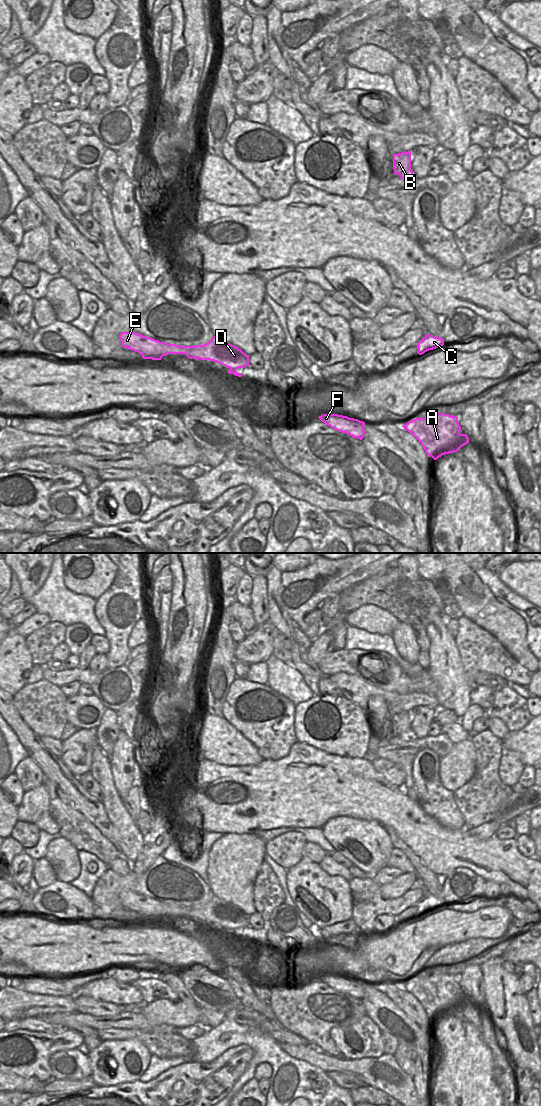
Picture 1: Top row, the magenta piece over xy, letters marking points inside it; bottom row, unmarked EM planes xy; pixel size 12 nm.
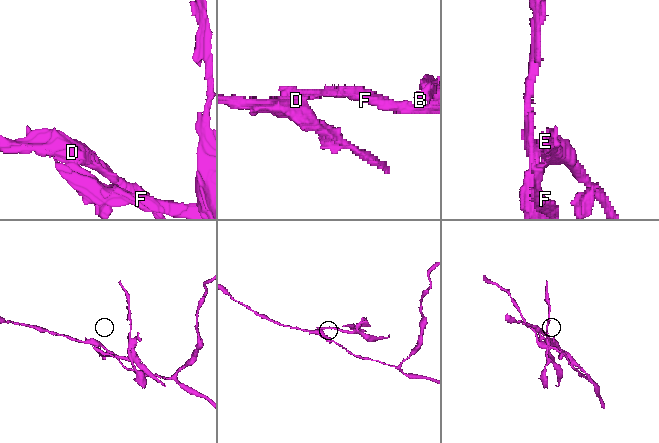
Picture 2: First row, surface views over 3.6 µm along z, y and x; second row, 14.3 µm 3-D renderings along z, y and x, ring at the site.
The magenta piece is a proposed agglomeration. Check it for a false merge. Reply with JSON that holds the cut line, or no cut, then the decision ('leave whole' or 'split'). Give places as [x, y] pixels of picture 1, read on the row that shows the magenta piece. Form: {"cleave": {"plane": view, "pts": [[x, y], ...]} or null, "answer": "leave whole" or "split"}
{"cleave": {"plane": "xy", "pts": [[237, 367], [230, 369]]}, "answer": "split"}

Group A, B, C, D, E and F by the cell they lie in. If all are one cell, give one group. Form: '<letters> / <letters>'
A B C F / D E

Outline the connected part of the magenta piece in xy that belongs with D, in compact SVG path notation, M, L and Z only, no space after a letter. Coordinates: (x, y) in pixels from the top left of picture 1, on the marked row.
M122 332L119 339L124 348L138 352L143 359L161 360L168 354L185 354L189 359L210 360L230 369L249 366L246 353L216 336L208 343L196 346L168 344L136 332Z

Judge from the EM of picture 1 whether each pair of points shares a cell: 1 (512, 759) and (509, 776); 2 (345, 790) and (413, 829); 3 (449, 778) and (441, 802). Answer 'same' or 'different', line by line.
1: same
2: same
3: different

